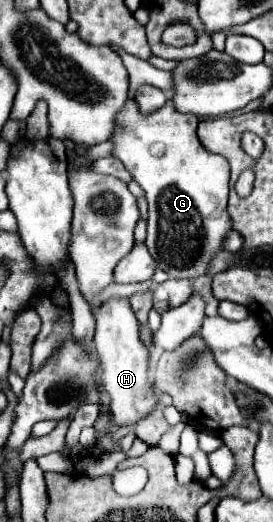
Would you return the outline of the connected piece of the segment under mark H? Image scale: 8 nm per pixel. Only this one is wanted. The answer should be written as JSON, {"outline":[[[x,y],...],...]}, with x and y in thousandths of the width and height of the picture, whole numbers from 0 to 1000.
{"outline":[[[407,571],[333,598],[348,609],[348,670],[377,709],[370,728],[385,751],[399,755],[414,801],[436,816],[487,816],[568,778],[560,732],[538,720],[546,674],[509,651],[509,617],[495,602],[480,602],[473,571]]]}

